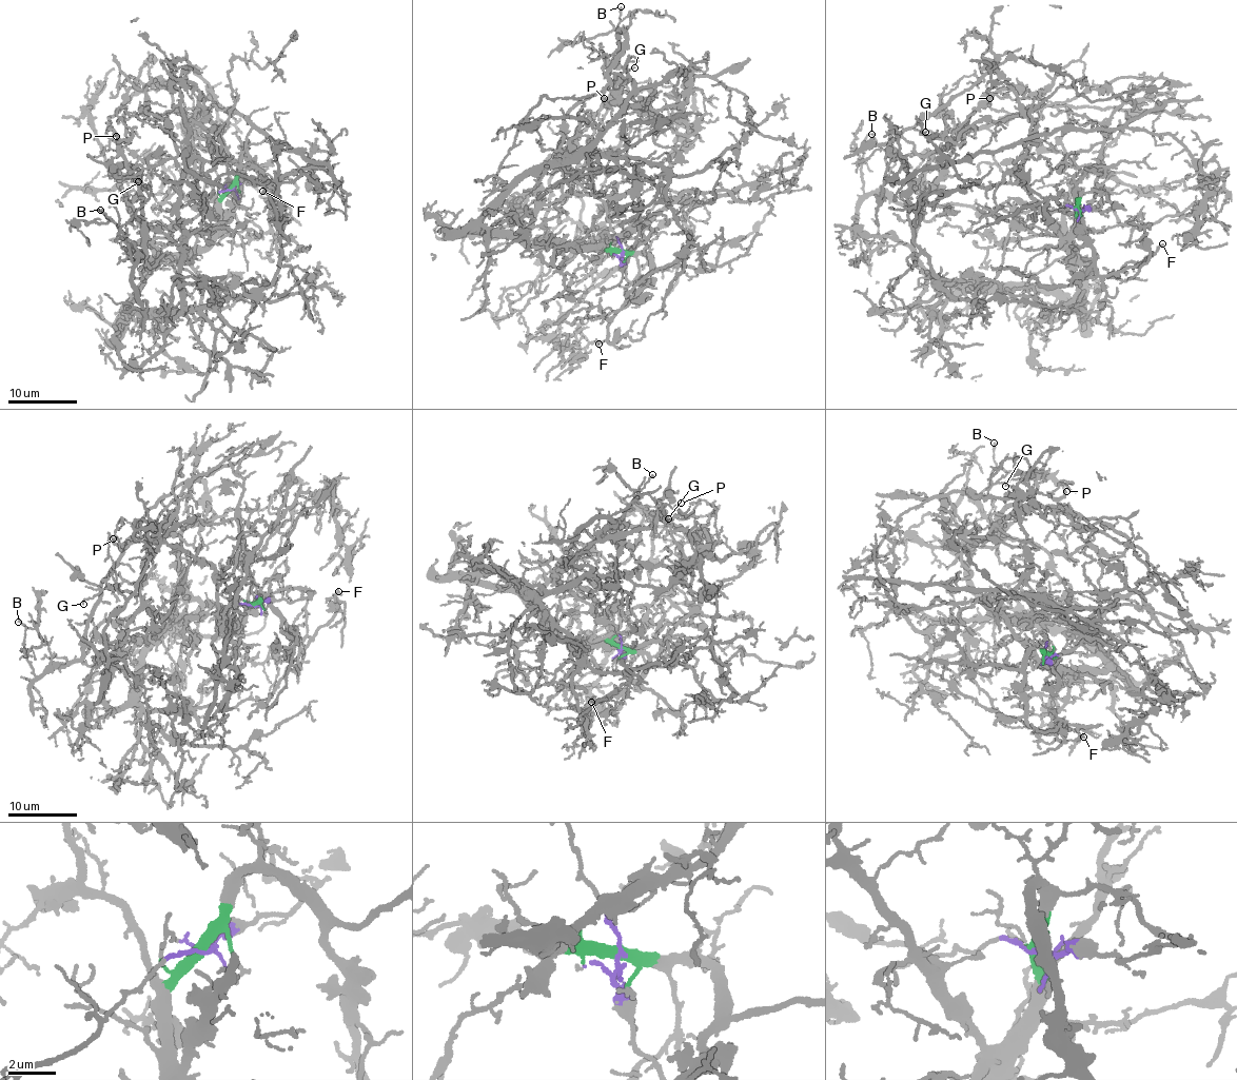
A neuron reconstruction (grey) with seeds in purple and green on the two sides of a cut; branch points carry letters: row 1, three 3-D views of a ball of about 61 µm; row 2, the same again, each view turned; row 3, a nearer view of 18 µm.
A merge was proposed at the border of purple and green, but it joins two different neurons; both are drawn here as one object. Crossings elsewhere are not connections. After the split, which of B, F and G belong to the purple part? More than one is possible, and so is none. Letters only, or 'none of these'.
B

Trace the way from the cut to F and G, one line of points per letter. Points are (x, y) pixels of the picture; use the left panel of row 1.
F: (231, 190), (243, 167), (263, 178), (272, 196), (275, 236), (272, 205), (262, 190)
G: (231, 190), (220, 232), (148, 271), (121, 312), (171, 318), (182, 305), (184, 160), (167, 158), (139, 181)

